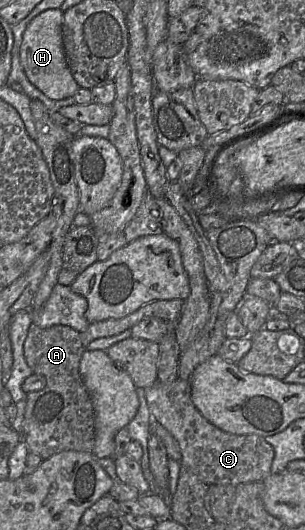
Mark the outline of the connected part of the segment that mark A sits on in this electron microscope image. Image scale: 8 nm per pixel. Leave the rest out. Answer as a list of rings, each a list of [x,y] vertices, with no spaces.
[[[32,323],[29,327],[24,343],[24,357],[33,374],[46,379],[46,385],[39,391],[27,393],[21,438],[29,451],[43,460],[66,450],[93,451],[94,408],[79,370],[84,352],[80,333],[69,326],[54,325],[45,329]]]

